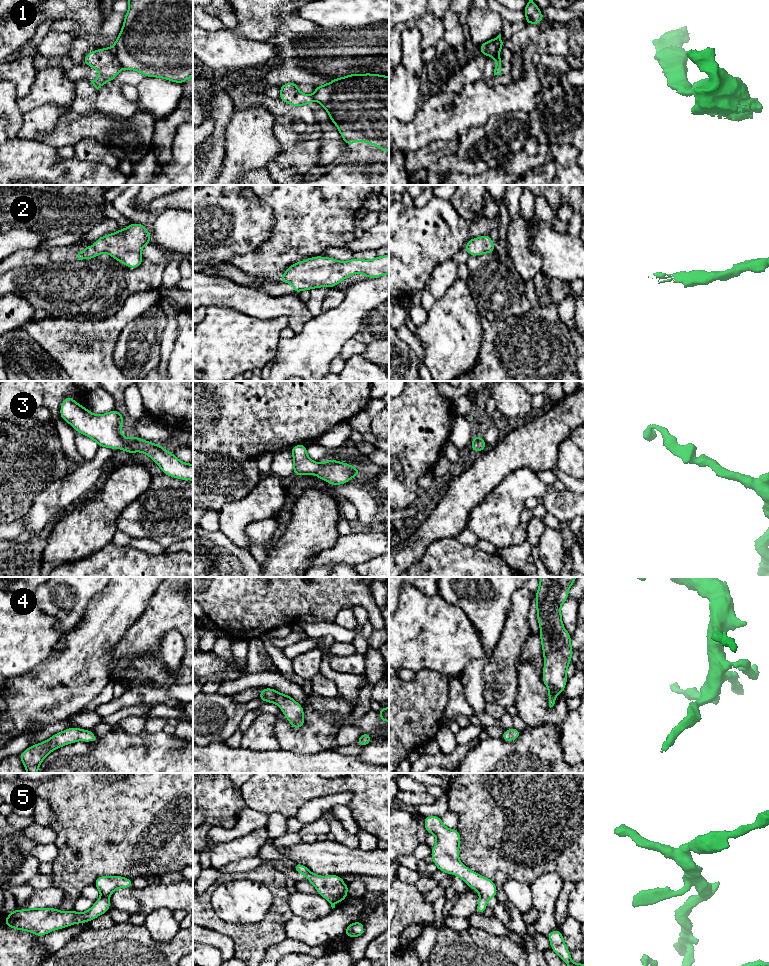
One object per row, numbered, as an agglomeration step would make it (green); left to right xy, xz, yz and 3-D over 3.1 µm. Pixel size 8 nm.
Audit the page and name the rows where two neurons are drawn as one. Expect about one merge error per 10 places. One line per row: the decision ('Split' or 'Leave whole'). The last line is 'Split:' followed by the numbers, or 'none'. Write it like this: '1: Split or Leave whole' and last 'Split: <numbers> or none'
1: Split
2: Leave whole
3: Leave whole
4: Leave whole
5: Leave whole
Split: 1

